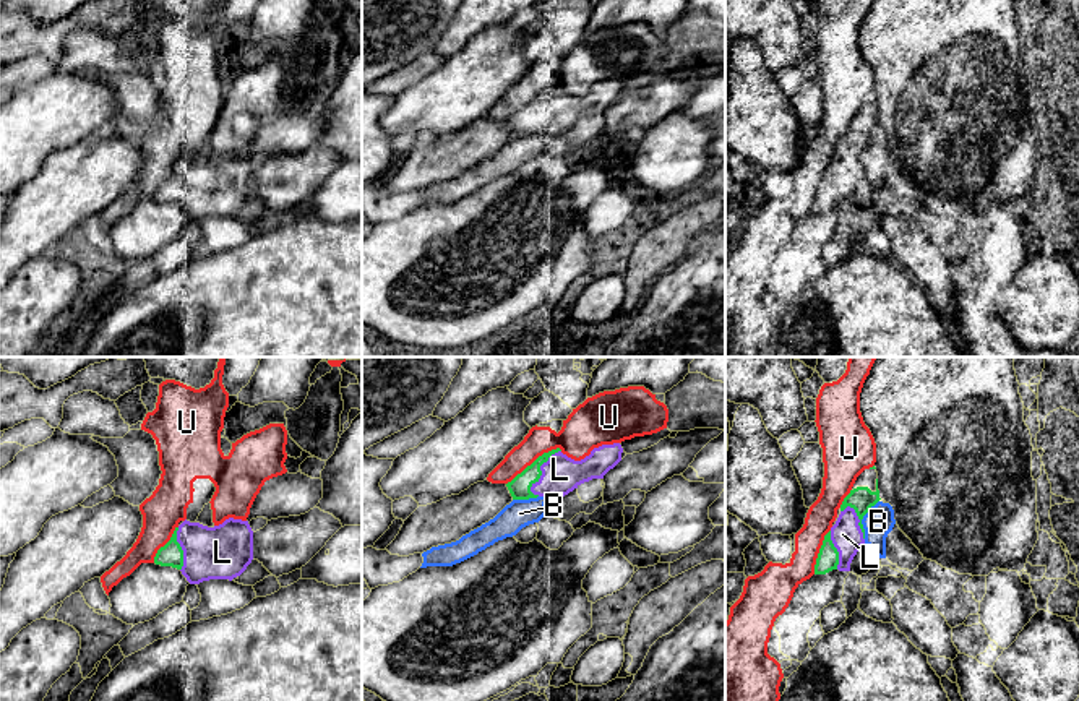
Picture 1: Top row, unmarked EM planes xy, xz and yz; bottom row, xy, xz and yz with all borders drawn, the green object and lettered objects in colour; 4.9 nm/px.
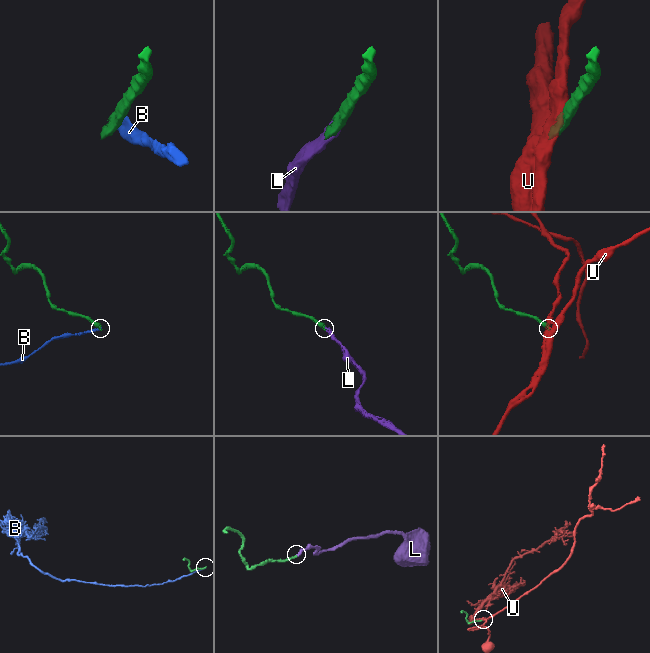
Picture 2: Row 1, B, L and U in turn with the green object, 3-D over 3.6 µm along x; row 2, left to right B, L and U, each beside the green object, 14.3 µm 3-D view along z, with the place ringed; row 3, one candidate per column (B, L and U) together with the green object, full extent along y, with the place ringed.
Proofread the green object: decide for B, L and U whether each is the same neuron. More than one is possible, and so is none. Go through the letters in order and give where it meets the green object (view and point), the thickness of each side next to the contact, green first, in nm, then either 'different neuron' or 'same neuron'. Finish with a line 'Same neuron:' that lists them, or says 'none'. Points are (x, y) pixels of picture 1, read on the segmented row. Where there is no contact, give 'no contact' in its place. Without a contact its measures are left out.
B: contact yz (862, 518); calibres 120 and 150 nm; different neuron
L: contact xz (541, 471); calibres 110 and 190 nm; same neuron
U: contact xz (536, 460); calibres 110 and 190 nm; different neuron
Same neuron: L

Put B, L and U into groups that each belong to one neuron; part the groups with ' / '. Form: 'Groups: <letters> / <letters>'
Groups: B / L / U

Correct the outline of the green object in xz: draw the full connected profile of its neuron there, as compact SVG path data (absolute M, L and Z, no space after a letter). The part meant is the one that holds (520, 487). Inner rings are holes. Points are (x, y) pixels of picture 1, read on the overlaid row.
M620 443L602 445L584 459L574 461L557 448L539 456L506 487L513 500L565 497L584 482L604 479L621 461L621 453Z

